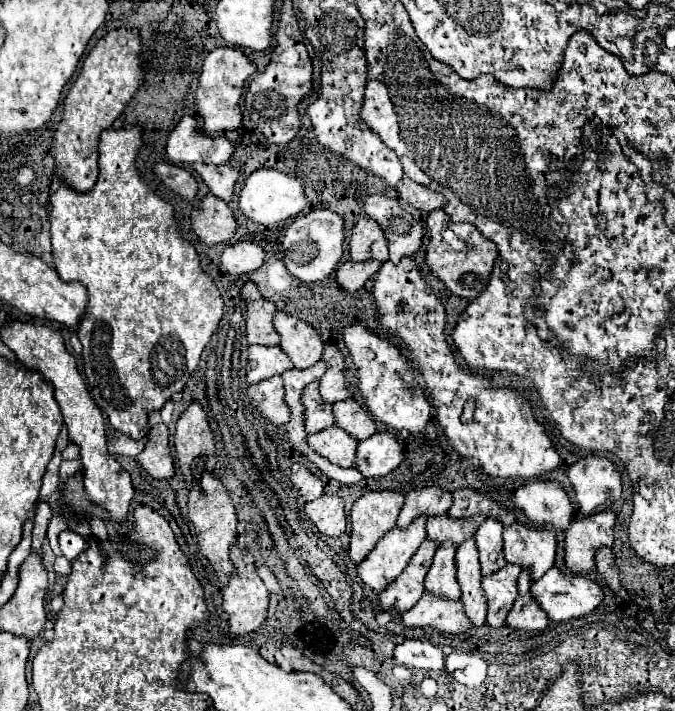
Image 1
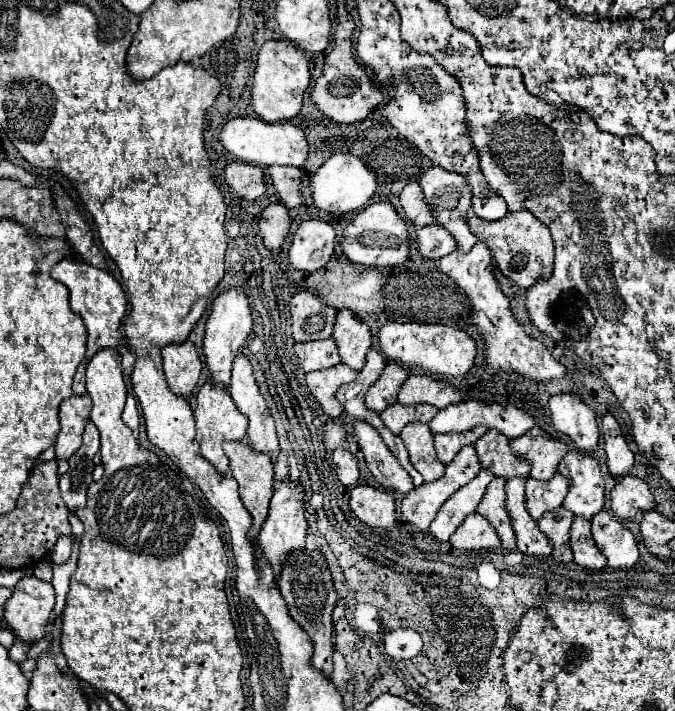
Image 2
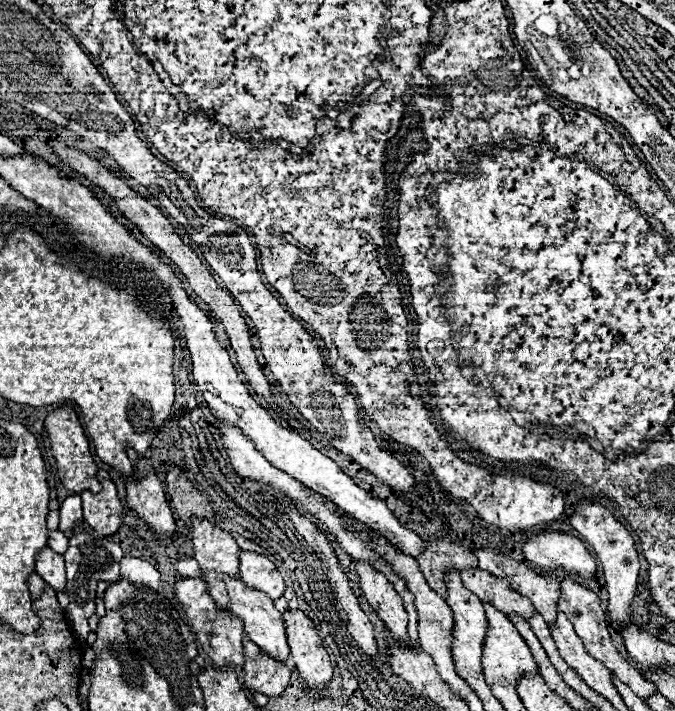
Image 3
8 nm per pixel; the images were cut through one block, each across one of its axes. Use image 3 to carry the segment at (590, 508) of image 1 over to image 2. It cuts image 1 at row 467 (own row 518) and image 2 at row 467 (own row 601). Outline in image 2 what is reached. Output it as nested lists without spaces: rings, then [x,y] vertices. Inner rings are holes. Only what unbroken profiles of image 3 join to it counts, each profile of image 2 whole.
[[[606,414],[602,418],[602,434],[604,434],[604,450],[606,450],[606,464],[612,476],[620,478],[630,472],[634,466],[634,454],[626,444],[626,438],[622,436],[622,430],[612,414]]]

